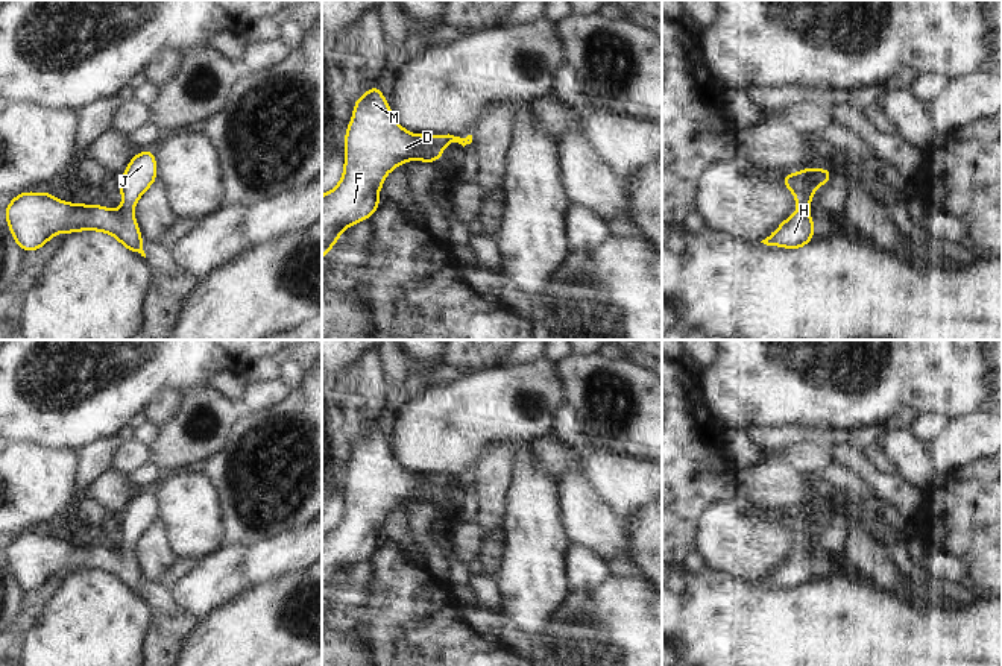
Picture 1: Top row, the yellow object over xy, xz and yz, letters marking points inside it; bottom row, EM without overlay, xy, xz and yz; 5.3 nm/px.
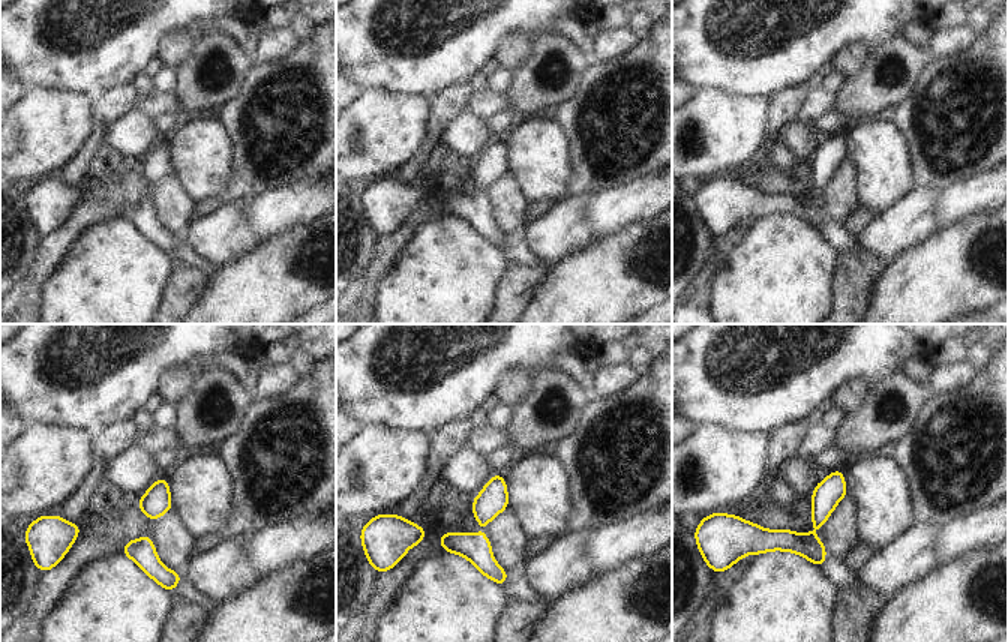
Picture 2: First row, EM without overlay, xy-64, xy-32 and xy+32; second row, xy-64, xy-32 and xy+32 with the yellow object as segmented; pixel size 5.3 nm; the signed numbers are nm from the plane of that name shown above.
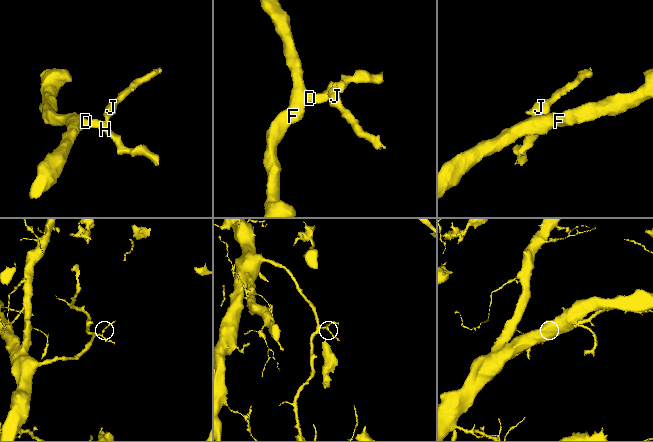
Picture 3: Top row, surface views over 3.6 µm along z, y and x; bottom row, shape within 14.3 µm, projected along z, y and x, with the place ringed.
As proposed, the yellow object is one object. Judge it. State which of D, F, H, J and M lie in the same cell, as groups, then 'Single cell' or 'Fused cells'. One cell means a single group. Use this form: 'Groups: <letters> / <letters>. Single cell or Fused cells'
Groups: D F H J M. Single cell

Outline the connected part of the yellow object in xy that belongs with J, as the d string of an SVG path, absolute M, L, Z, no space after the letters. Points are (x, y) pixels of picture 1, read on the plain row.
M143 490L128 504L120 532L121 549L106 549L97 545L65 543L50 532L26 531L12 539L5 554L8 567L20 589L33 592L61 570L103 570L114 575L124 587L146 598L144 581L138 561L131 554L141 534L156 520L156 499L152 490Z

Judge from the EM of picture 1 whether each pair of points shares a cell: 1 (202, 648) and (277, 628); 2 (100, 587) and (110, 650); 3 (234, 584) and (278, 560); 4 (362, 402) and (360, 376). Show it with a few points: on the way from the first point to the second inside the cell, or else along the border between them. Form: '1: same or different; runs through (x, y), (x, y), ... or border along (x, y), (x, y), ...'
1: same; runs through (220, 648), (237, 648), (258, 636)
2: same; runs through (100, 603), (100, 634)
3: different; border along (243, 548), (240, 571), (249, 589)
4: same; runs through (362, 396), (362, 383)

